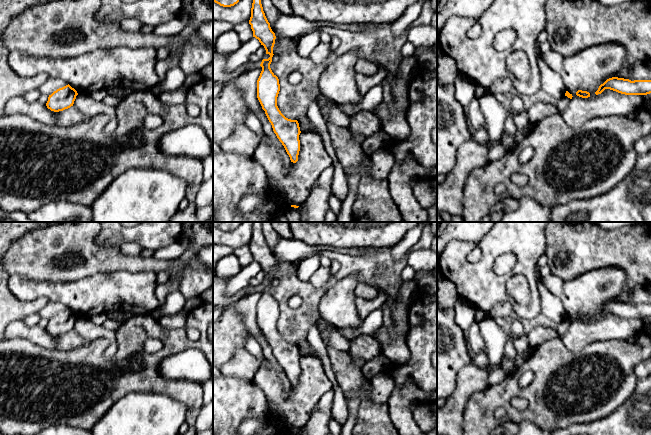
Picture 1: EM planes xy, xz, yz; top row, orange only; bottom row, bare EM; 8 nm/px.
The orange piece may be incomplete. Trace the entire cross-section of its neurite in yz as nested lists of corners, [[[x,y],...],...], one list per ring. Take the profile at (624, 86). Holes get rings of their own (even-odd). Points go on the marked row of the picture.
[[[612,77],[601,84],[596,95],[610,89],[625,95],[647,95],[651,93],[651,80],[634,80]]]

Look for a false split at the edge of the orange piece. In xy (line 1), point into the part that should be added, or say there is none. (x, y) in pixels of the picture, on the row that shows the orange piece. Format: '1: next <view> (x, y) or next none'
1: next none

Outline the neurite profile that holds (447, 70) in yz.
[[[441,51],[437,55],[437,84],[443,87],[455,85],[459,74],[455,61],[449,55]]]

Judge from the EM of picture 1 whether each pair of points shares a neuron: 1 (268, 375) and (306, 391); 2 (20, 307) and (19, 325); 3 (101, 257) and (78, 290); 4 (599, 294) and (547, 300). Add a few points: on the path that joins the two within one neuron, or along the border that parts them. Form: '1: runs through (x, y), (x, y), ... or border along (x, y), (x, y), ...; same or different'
1: runs through (272, 387), (274, 392), (284, 402), (294, 402); same
2: border along (22, 319), (17, 319), (10, 323); different
3: border along (95, 274), (64, 282); different
4: border along (543, 282), (545, 287), (560, 300), (567, 314); different

